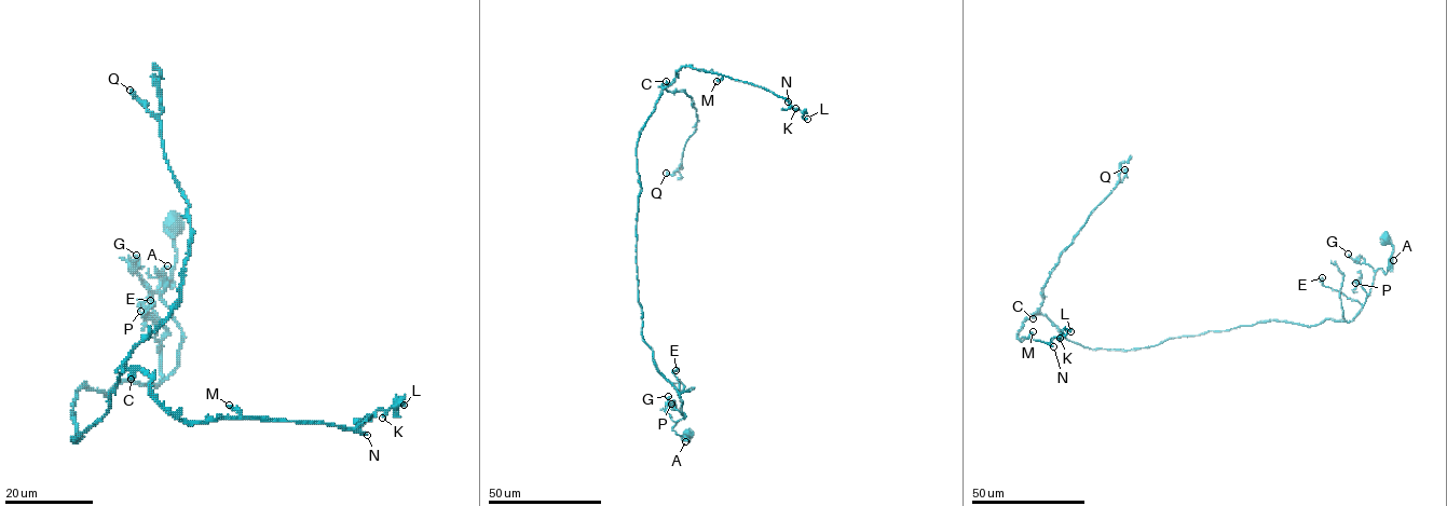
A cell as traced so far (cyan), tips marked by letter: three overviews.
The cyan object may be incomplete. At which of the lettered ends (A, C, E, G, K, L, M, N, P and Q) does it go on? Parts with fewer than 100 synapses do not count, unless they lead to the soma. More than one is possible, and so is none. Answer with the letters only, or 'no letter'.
N

